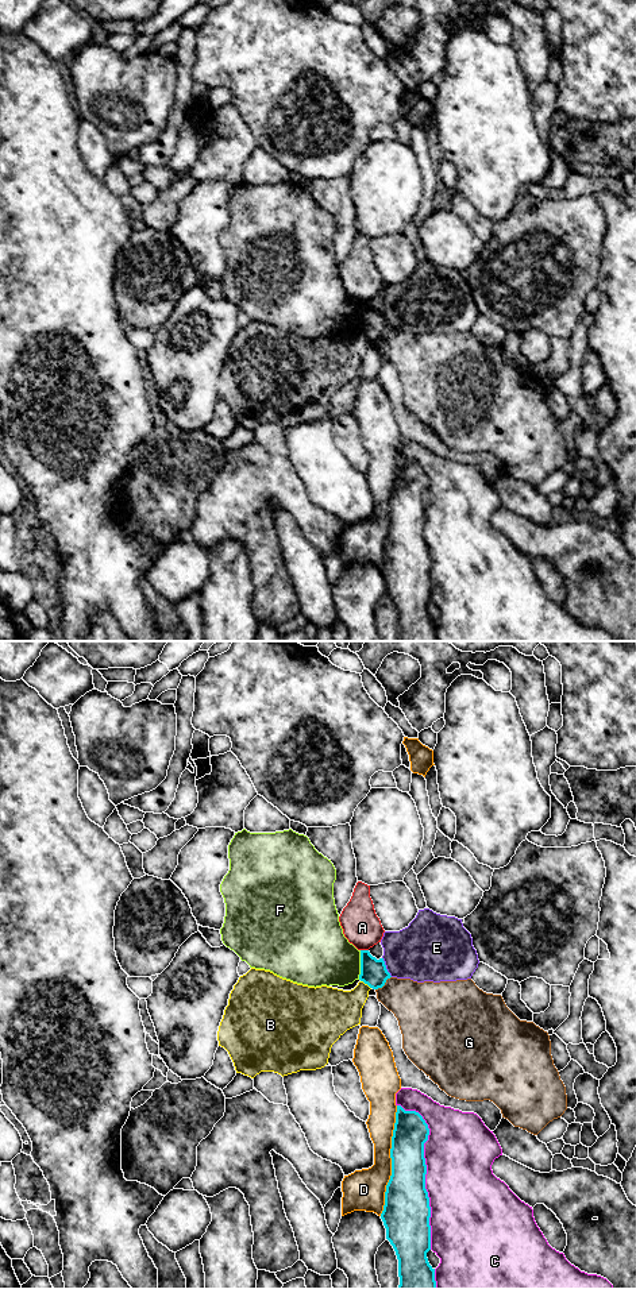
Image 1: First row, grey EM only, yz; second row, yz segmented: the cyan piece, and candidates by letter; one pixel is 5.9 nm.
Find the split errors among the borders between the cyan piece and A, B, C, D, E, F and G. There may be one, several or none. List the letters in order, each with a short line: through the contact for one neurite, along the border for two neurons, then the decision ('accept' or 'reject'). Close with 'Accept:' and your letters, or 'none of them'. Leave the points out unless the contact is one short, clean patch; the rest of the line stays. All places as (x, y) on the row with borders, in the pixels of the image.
A: line yz (361, 949), (367, 950); reject
B: line yz (361, 980), (370, 988); reject
C: reject
D: reject
E: reject
F: line yz (361, 950), (361, 973), (358, 979); reject
G: reject
Accept: none of them

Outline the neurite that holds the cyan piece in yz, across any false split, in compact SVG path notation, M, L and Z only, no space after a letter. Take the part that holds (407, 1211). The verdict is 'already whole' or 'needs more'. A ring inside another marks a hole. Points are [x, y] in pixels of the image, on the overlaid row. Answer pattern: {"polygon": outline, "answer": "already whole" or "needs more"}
{"polygon": "M397 1105L392 1136L392 1176L386 1185L385 1205L381 1219L386 1228L386 1239L393 1246L398 1259L398 1289L436 1289L435 1269L429 1265L427 1253L431 1250L431 1207L425 1189L427 1165L424 1143L429 1128L416 1111L405 1111Z", "answer": "already whole"}

